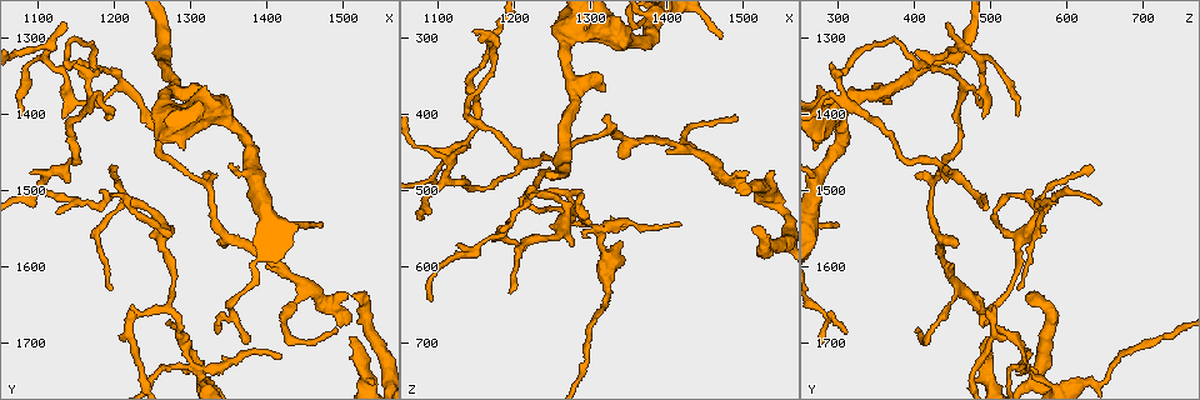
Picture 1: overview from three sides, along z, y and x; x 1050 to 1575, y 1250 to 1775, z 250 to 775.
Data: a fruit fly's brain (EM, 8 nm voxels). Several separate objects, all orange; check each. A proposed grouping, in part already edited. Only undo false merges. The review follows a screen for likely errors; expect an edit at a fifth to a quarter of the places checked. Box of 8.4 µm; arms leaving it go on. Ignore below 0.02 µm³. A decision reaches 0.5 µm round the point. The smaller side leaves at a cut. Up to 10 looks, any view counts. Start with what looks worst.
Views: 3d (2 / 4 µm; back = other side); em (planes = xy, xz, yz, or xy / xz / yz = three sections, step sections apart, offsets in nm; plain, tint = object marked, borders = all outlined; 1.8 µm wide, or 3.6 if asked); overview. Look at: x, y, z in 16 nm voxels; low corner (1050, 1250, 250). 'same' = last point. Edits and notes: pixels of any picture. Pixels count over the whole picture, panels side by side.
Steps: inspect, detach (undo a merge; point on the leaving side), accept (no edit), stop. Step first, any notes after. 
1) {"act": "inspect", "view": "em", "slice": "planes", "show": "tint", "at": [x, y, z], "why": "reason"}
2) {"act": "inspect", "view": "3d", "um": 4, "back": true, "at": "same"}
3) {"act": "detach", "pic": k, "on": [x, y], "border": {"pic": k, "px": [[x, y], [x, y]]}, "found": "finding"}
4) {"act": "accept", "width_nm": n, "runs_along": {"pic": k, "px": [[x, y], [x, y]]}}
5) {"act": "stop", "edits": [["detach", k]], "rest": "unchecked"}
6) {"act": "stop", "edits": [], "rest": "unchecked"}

{"act": "inspect", "view": "em", "slice": "planes", "show": "plain", "at": [1310, 1745, 555]}

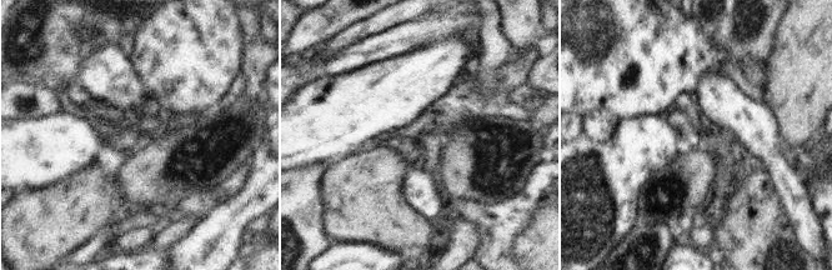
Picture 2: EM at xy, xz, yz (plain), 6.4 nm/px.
{"act": "inspect", "view": "em", "slice": "planes", "show": "tint", "at": "same", "why": "with the object marked"}

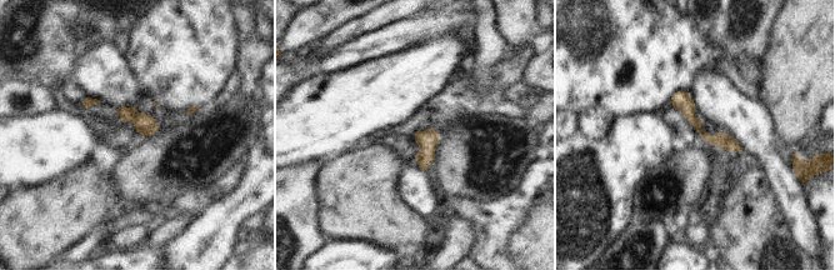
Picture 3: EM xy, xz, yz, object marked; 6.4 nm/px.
{"act": "accept", "found": "continuous, no second cell"}

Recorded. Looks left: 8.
{"act": "inspect", "view": "3d", "um": 4, "at": [1265, 1565, 540], "why": "branch point"}

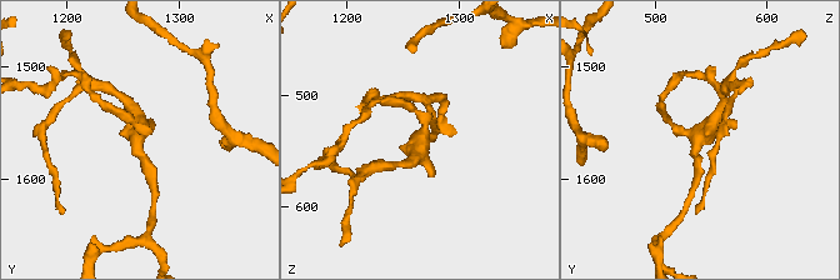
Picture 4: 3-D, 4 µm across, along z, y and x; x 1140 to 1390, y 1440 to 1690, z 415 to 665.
{"act": "inspect", "view": "em", "um": 3.6, "slice": "xz", "step": 8, "show": "tint", "at": [1264, 1562, 534], "arms": 3, "why": "now the EM"}

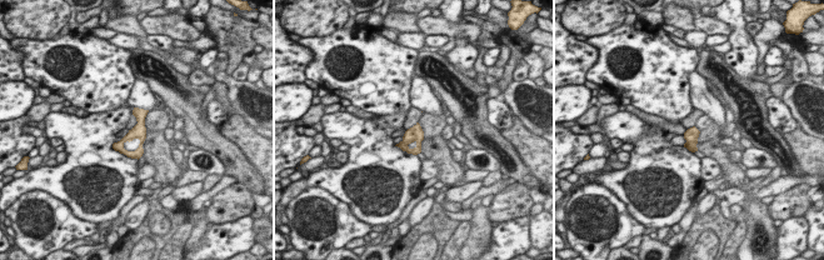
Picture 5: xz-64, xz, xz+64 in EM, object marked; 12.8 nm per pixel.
{"act": "accept", "width_nm": 180, "runs_along": {"pic": 5, "px": [[140, 111], [140, 150], [136, 155]]}, "found": "continuous, no second cell"}

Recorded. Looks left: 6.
{"act": "inspect", "view": "3d", "um": 2, "at": [1265, 1380, 310], "why": "abrupt turn"}

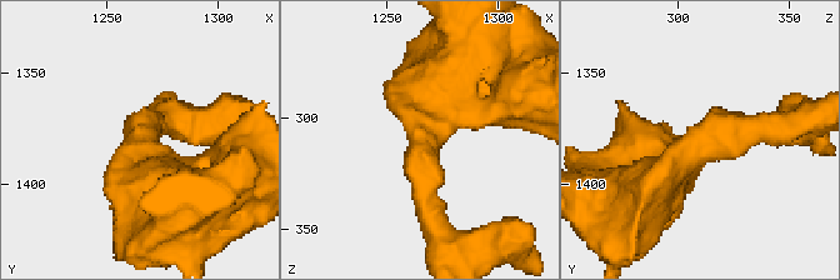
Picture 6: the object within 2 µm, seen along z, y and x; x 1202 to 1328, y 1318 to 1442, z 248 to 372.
{"act": "inspect", "view": "em", "slice": "xy", "step": 8, "show": "tint", "at": [1268, 1384, 309], "arm_widths_nm": [220, 550], "why": "shape alone is not enough"}

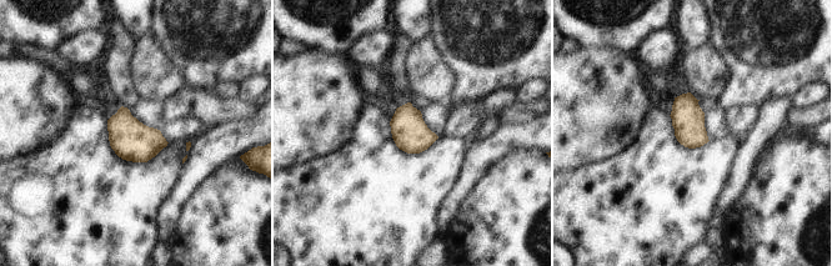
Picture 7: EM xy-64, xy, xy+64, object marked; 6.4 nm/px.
{"act": "accept", "width_nm": 200, "found": "all the same cell"}

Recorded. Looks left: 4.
{"act": "inspect", "view": "em", "slice": "planes", "show": "plain", "at": [1145, 1385, 495], "why": "sharp bend"}

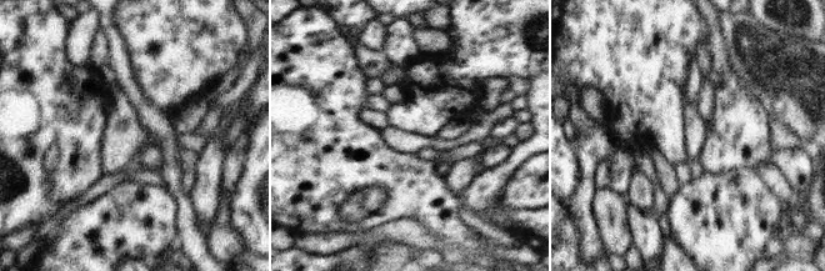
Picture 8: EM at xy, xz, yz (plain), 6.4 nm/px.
{"act": "inspect", "view": "em", "slice": "planes", "show": "tint", "at": "same"}

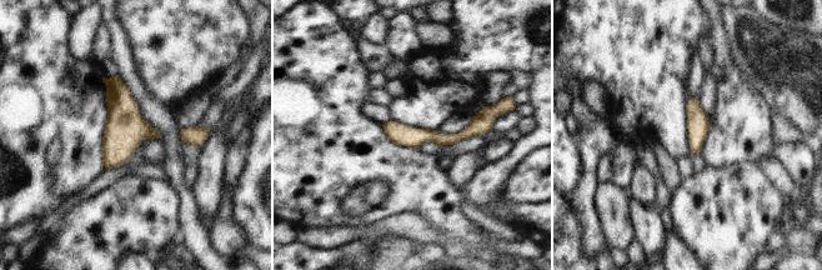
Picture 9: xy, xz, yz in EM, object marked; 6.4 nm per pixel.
{"act": "accept", "found": "all the same cell"}

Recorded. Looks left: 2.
{"act": "stop", "edits": [], "rest": "unchecked"}

